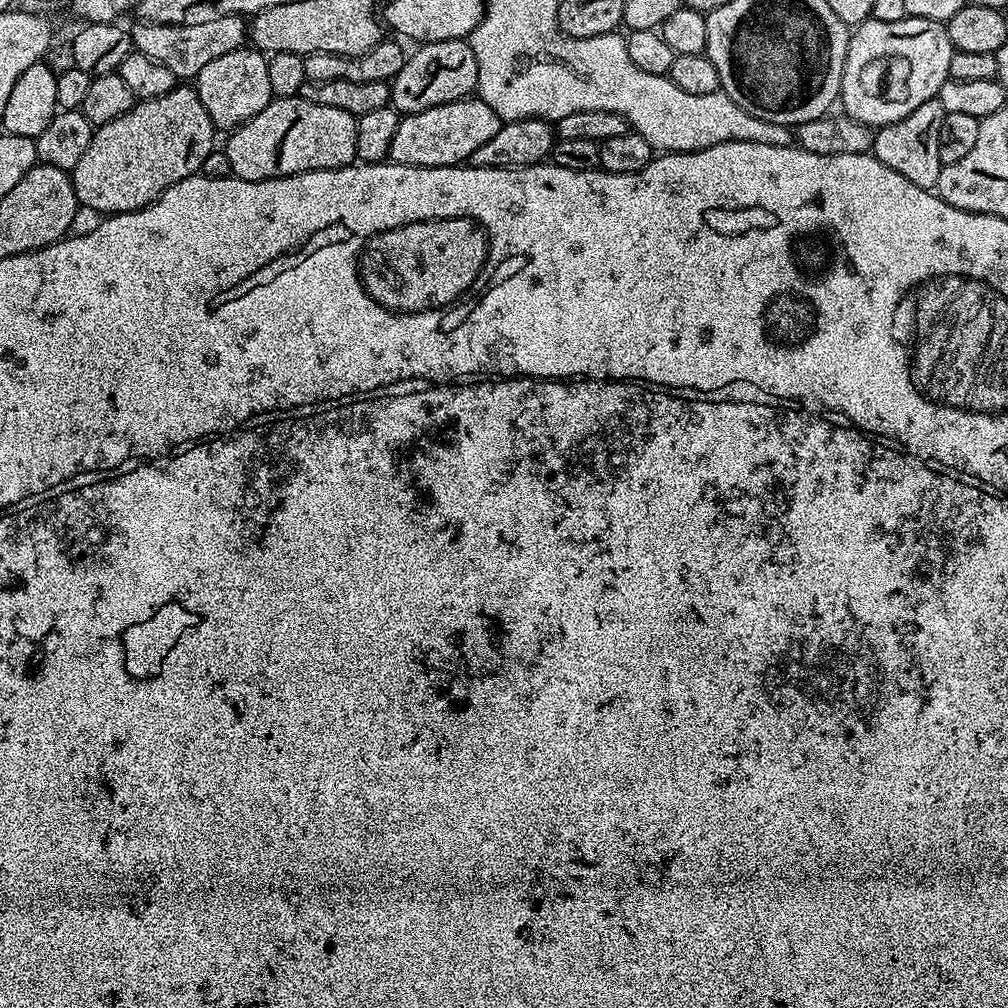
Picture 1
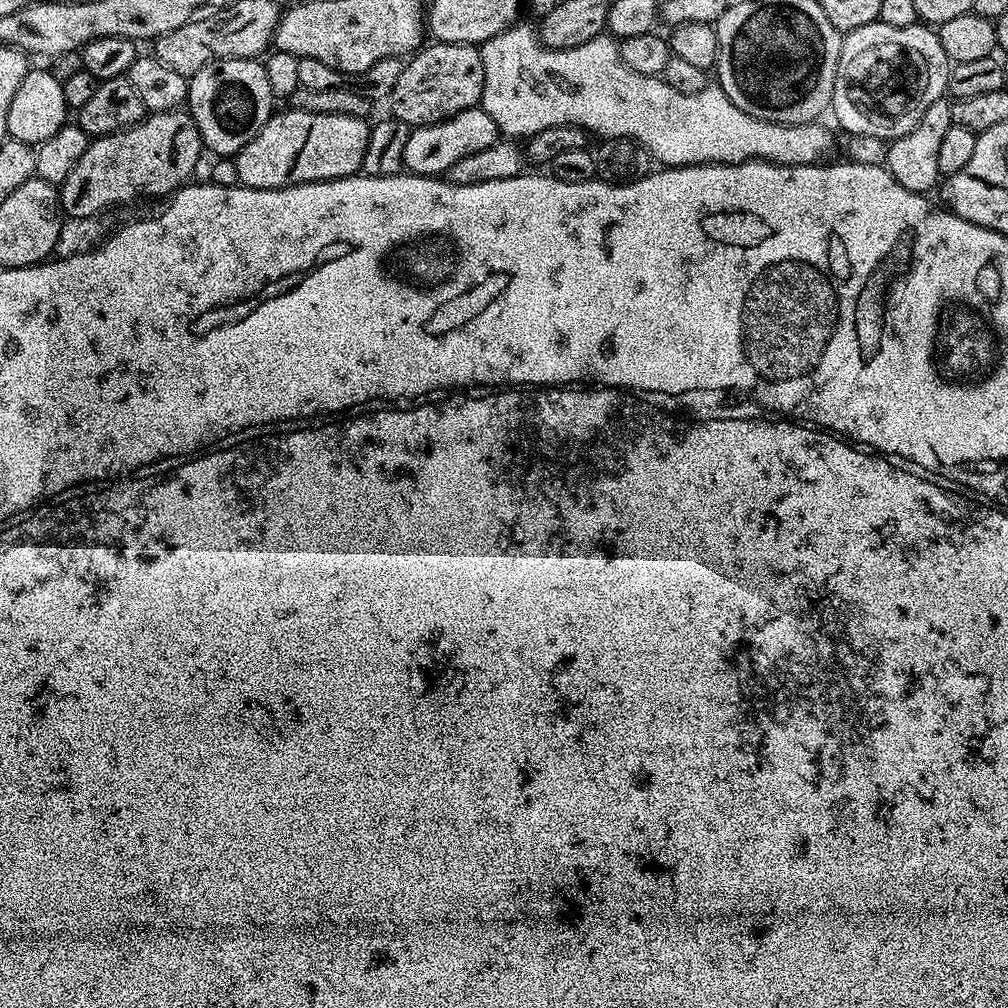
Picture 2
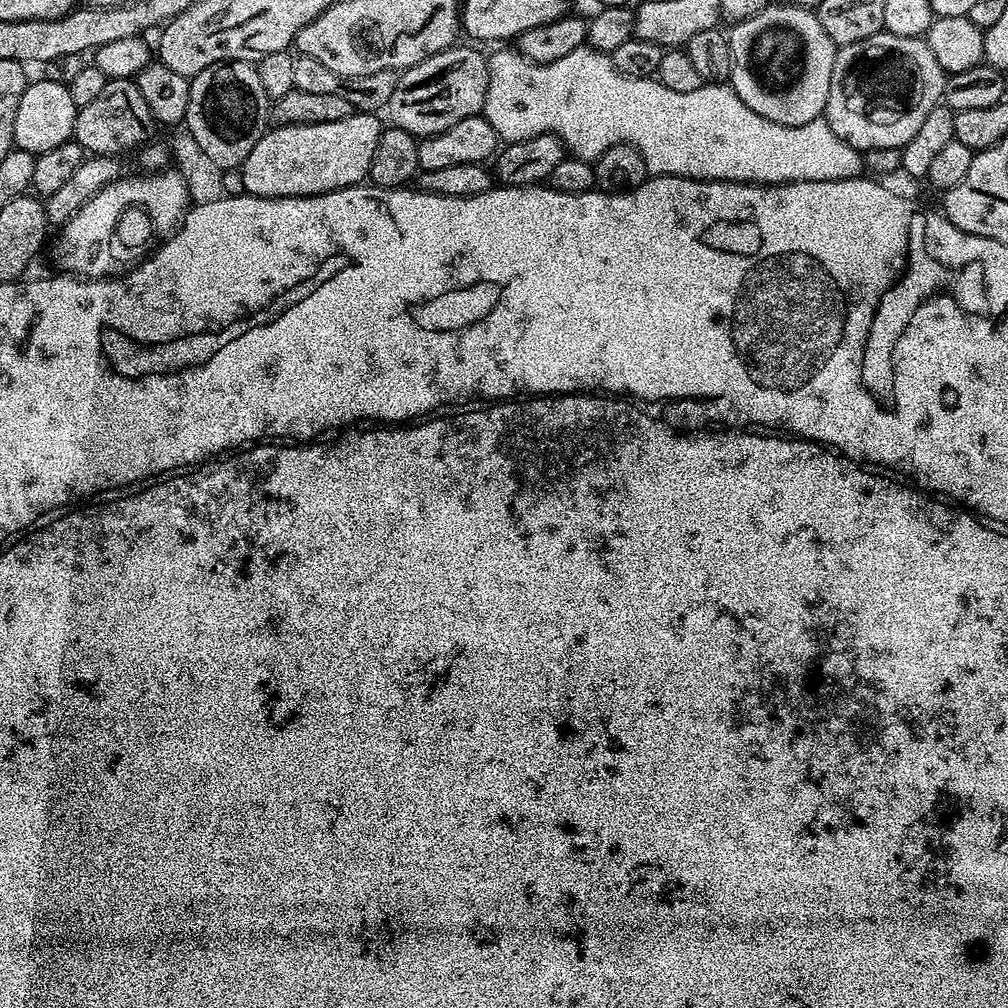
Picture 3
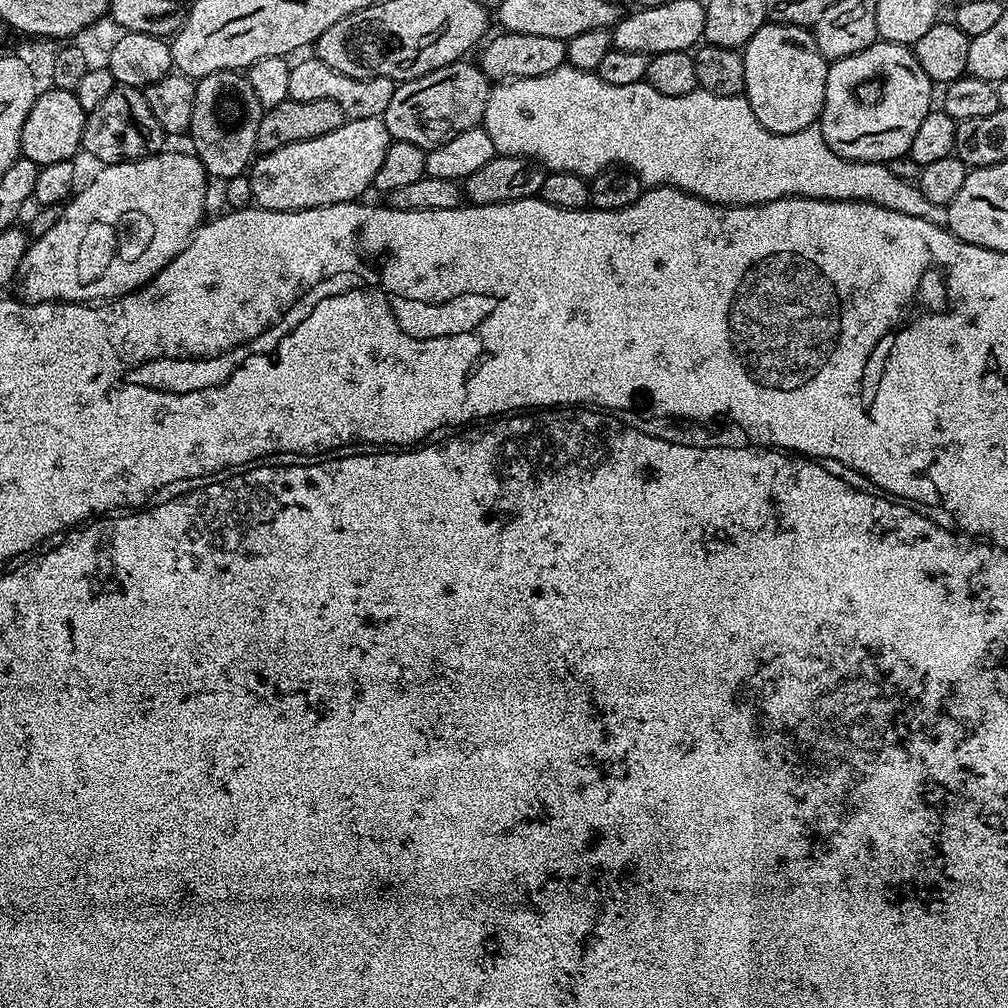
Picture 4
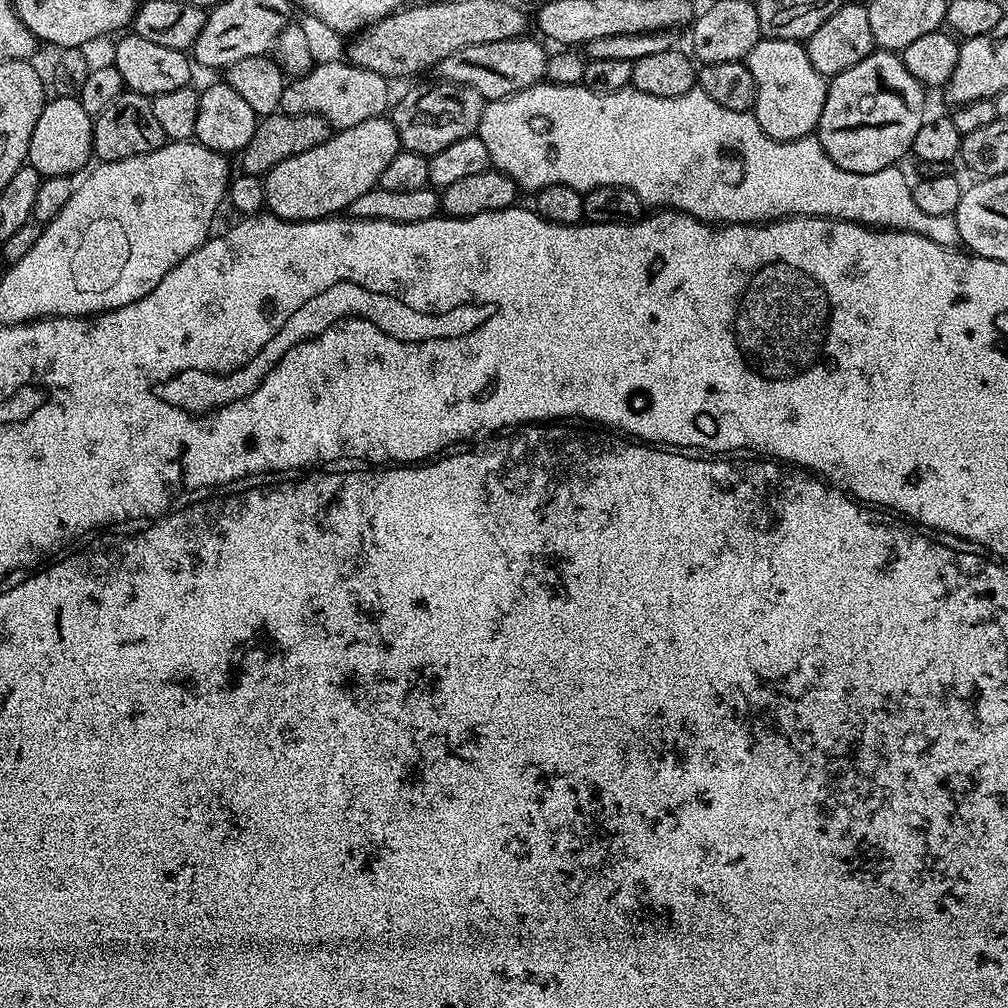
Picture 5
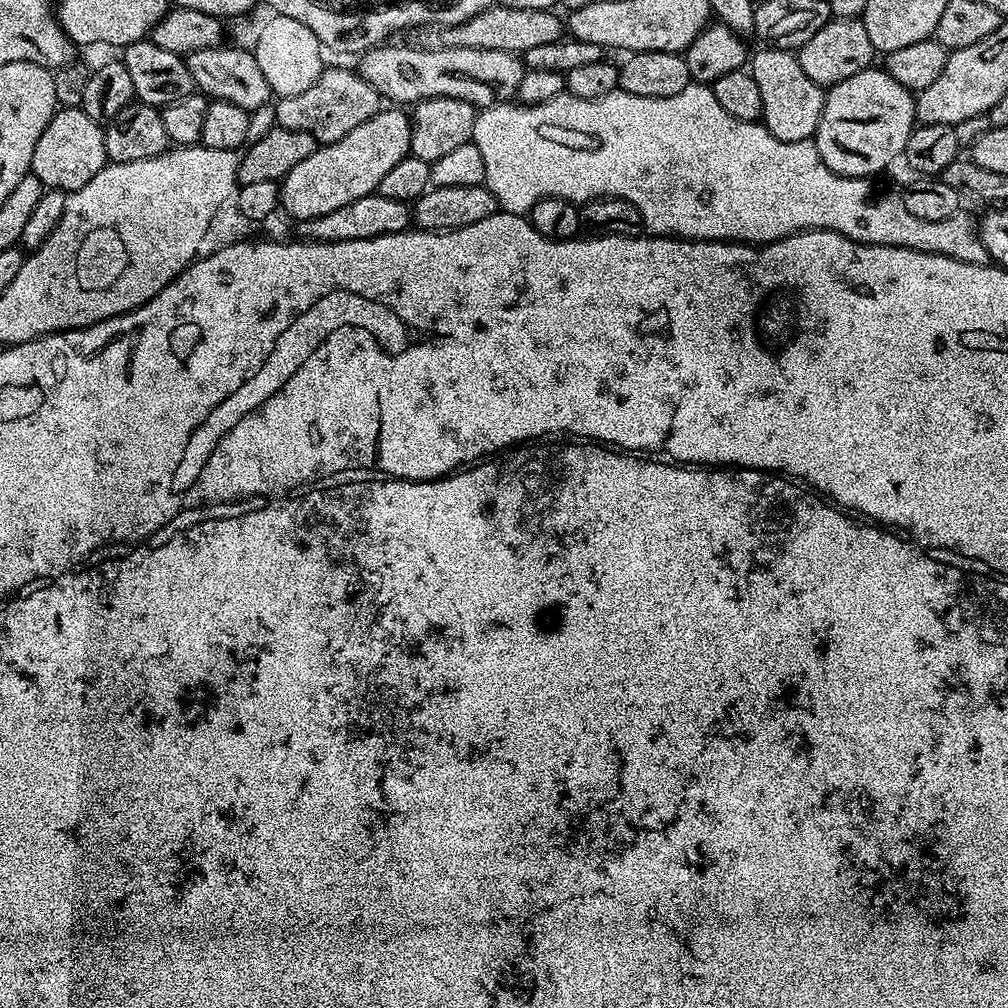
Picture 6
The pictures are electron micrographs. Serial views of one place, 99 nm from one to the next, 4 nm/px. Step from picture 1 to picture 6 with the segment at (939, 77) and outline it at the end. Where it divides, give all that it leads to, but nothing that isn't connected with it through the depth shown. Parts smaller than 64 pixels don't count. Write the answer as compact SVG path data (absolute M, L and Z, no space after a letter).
M873 66L827 89L815 141L822 162L839 176L872 178L903 157L912 129L917 127L916 101L902 82L894 82L883 67Z

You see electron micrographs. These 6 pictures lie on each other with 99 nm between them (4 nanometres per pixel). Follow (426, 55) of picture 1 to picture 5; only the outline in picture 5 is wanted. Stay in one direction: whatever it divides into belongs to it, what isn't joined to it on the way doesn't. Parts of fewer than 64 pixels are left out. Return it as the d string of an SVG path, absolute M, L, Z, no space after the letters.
M435 83L420 84L410 89L397 104L395 101L391 109L390 119L398 130L403 151L429 157L438 154L438 150L446 150L446 146L458 142L458 138L479 133L486 101L480 97L478 90L461 84Z

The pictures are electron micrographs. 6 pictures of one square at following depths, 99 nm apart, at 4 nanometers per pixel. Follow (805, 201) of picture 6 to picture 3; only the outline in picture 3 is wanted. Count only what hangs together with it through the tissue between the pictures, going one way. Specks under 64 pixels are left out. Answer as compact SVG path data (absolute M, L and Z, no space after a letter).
M504 46L501 52L496 52L493 56L487 57L488 62L488 89L486 90L486 102L482 113L494 126L497 137L501 141L517 144L523 140L529 140L535 136L541 136L547 132L552 136L557 136L564 143L565 149L579 160L595 162L603 152L610 150L610 146L615 144L633 144L646 158L646 166L649 173L657 176L681 176L691 180L728 180L732 184L793 184L794 182L830 182L831 180L845 180L861 175L865 171L864 157L857 148L842 142L834 130L830 130L827 119L821 118L814 122L806 122L802 126L782 126L778 122L770 122L770 118L762 118L762 114L754 114L742 98L733 90L728 82L706 82L698 90L690 90L690 94L678 94L678 90L666 90L659 80L643 80L642 78L630 78L622 74L614 66L611 55L607 52L599 52L597 48L585 46L574 50L574 54L566 54L566 58L558 58L558 62L549 64L539 64L530 62L521 52Z

